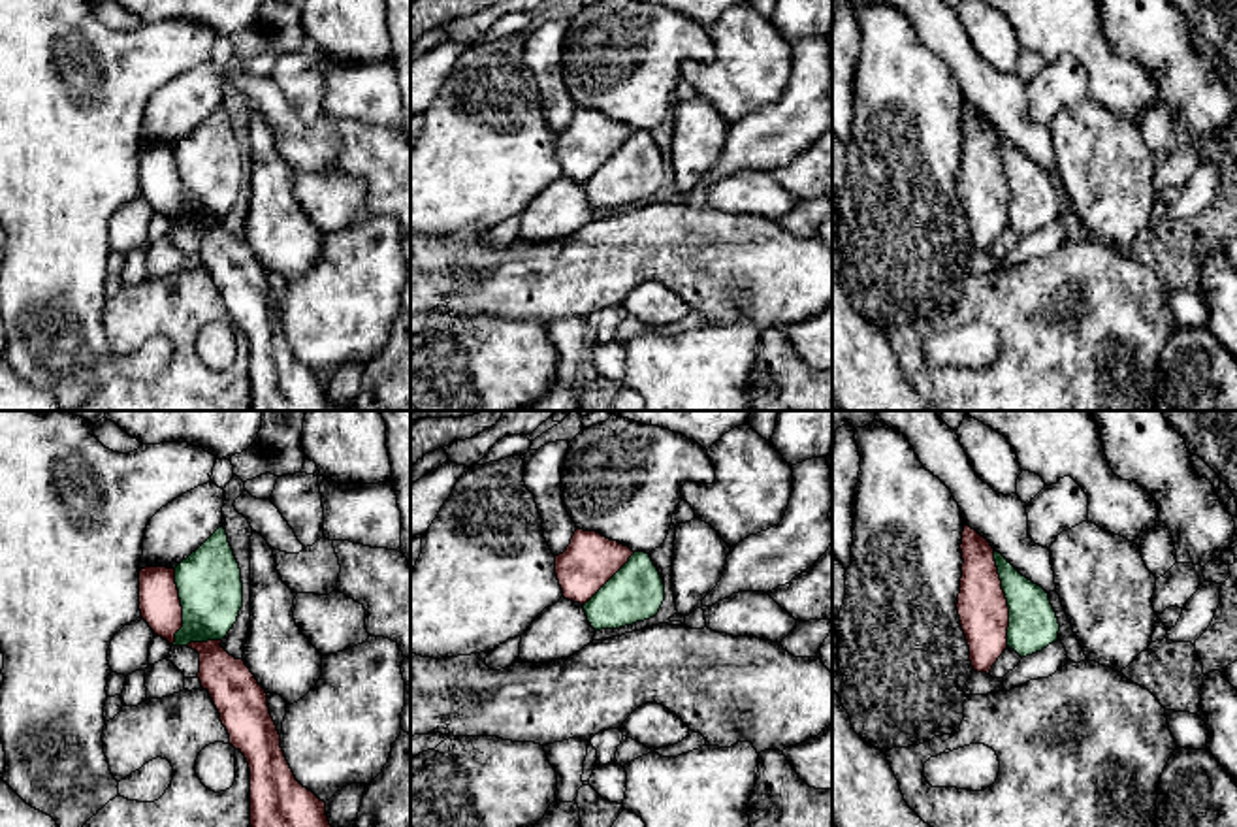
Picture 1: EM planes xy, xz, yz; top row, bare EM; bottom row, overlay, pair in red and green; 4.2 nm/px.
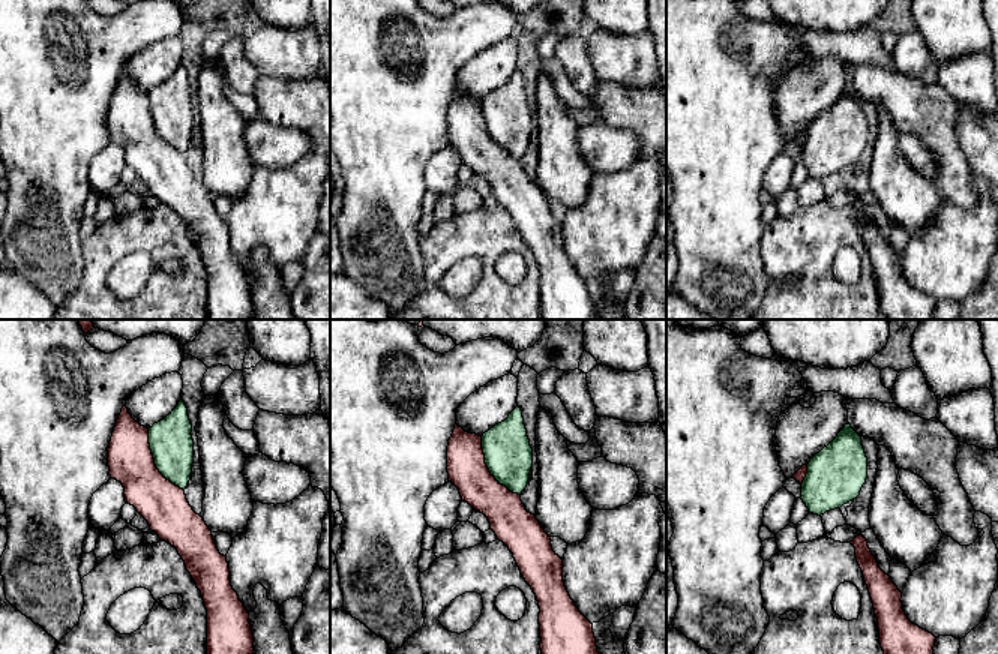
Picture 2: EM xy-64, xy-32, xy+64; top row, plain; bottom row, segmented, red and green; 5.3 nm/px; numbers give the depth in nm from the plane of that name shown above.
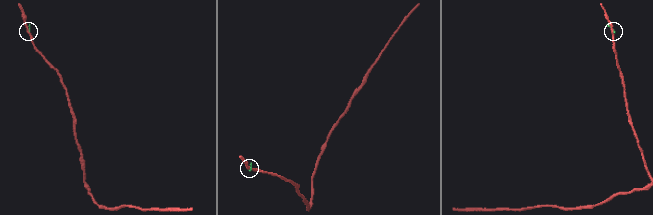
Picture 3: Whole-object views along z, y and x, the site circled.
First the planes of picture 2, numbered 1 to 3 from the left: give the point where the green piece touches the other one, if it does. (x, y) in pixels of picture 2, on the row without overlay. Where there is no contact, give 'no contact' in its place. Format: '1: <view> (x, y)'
1: xy-64 (153, 126)
2: xy-32 (488, 134)
3: xy+64 (806, 137)

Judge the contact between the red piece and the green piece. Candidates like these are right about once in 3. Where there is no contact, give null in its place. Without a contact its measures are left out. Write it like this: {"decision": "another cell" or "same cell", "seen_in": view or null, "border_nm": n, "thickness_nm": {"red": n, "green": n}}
{"decision": "another cell", "seen_in": "yz", "border_nm": 420, "thickness_nm": {"red": 220, "green": 200}}

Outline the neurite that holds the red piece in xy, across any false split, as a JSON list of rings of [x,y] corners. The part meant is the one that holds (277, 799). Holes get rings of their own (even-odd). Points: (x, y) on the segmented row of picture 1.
[[[190,642],[188,648],[200,654],[198,678],[220,714],[230,744],[249,763],[250,827],[331,827],[326,803],[296,780],[284,757],[265,689],[220,642]]]

